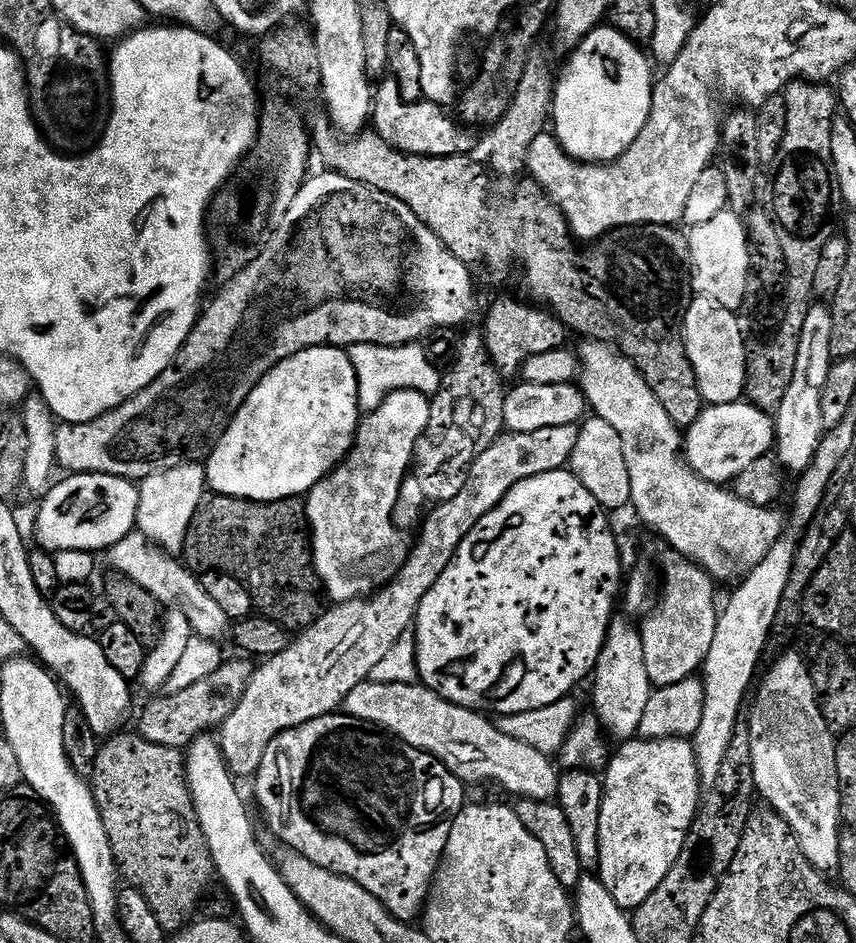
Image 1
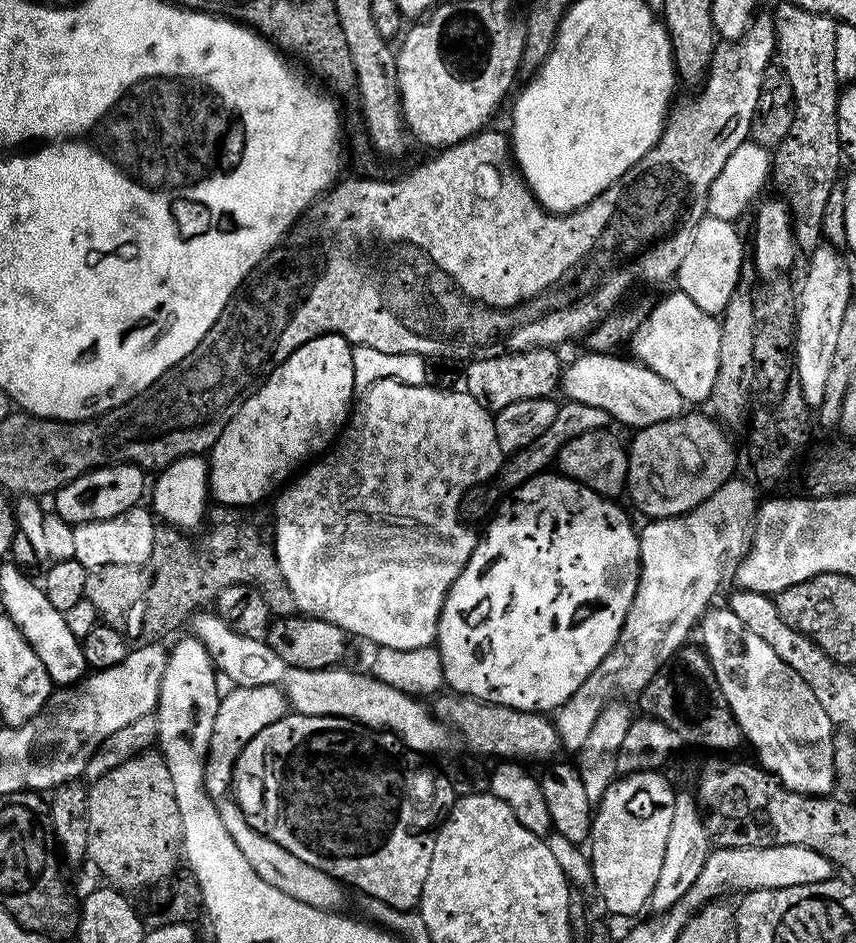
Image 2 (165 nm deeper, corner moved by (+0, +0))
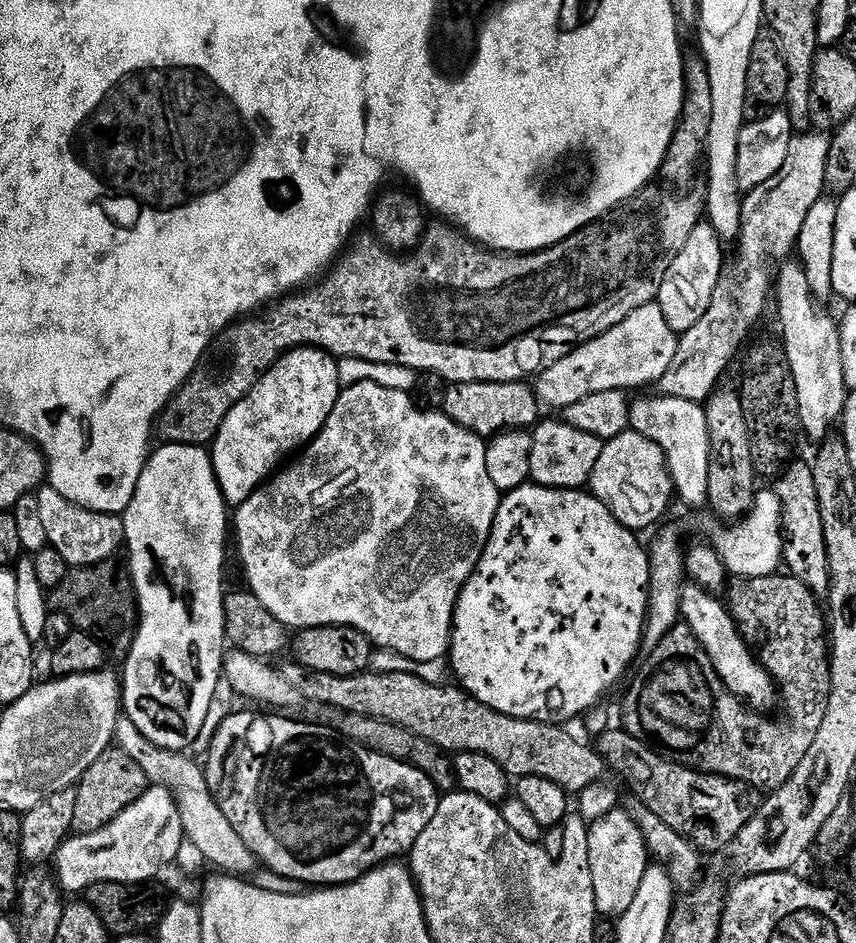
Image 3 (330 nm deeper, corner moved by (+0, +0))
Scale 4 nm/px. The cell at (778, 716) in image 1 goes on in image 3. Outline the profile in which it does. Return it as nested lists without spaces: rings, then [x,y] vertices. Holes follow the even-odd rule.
[[[703,590],[685,591],[682,607],[682,616],[689,627],[692,628],[692,634],[696,636],[701,647],[717,670],[725,686],[739,696],[745,702],[751,702],[753,705],[768,704],[772,699],[777,698],[778,688],[774,683],[771,673],[765,668],[754,653],[748,649],[749,641],[742,635],[737,627],[736,620],[732,613],[722,603],[719,604],[717,597],[713,593]]]

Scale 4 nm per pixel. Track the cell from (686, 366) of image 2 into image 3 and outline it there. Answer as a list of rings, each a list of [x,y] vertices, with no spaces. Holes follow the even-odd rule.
[[[653,302],[634,310],[630,318],[589,344],[571,349],[557,364],[540,373],[534,391],[541,405],[548,407],[549,404],[563,410],[590,398],[590,394],[602,394],[606,390],[624,392],[643,384],[655,385],[676,363],[677,347],[677,333],[666,322],[659,303]]]

